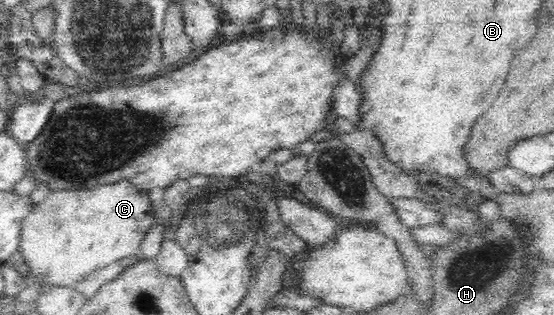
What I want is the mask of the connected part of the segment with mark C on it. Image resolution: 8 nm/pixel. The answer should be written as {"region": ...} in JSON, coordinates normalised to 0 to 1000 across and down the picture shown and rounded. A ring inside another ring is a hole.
{"region":[[[217,568],[153,600],[101,600],[88,625],[67,644],[63,663],[42,695],[42,765],[31,816],[63,870],[74,870],[78,898],[69,908],[69,924],[99,902],[135,911],[137,892],[164,857],[251,806],[255,771],[269,730],[289,708],[276,676],[280,657],[273,644],[269,613],[269,603],[244,594],[233,568]]]}

